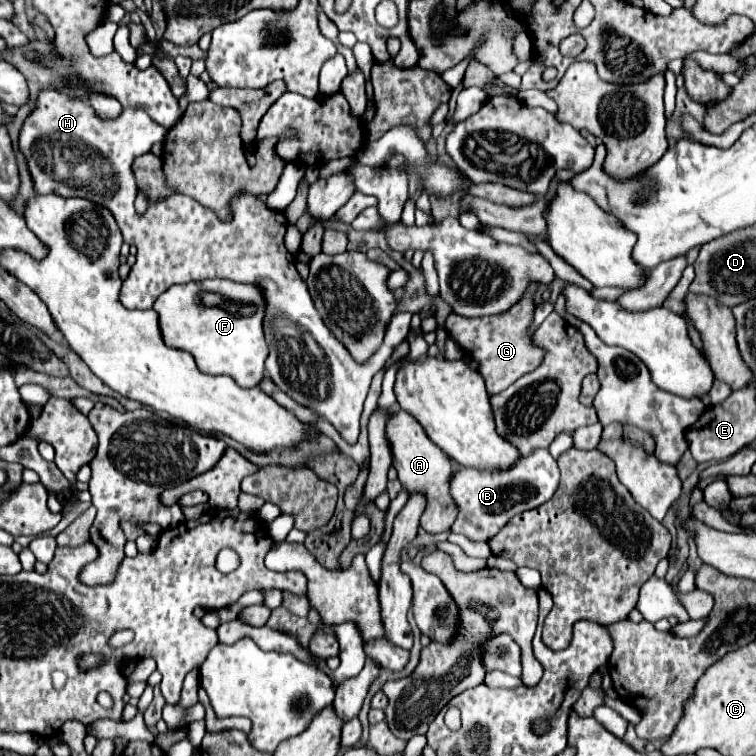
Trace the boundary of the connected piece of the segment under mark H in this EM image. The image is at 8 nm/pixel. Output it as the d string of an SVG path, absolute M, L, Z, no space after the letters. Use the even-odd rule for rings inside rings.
M59 83L59 85L47 85L39 91L35 107L27 115L19 131L19 151L27 159L27 169L31 173L35 193L39 195L59 193L63 197L77 195L111 209L123 233L125 243L131 243L137 247L137 261L131 267L131 273L123 281L123 289L121 289L121 303L127 309L151 309L155 299L161 293L165 293L171 285L189 283L189 281L219 277L219 279L229 279L235 283L251 283L251 285L261 287L263 297L267 301L267 317L263 319L263 331L265 331L265 341L269 347L269 357L265 361L265 369L269 377L281 391L285 391L299 405L305 405L309 409L313 407L313 411L317 411L331 425L335 425L341 437L353 445L359 437L359 417L363 413L363 403L365 403L371 379L383 367L383 363L393 353L393 349L407 337L411 329L411 313L395 315L389 323L389 333L385 333L385 339L381 347L375 351L375 355L365 363L357 363L351 357L351 353L345 349L345 345L331 333L331 329L327 329L327 325L323 323L323 317L315 309L313 299L307 291L307 285L301 279L299 271L295 269L295 257L291 257L283 245L287 219L281 211L269 209L263 201L259 201L251 193L237 193L229 201L231 221L221 221L213 213L213 209L203 207L191 197L171 195L155 205L149 205L147 213L139 217L133 205L137 197L137 189L135 189L135 177L131 173L131 163L135 161L135 157L147 153L153 147L153 143L165 141L165 137L167 137L167 129L163 129L163 125L147 117L147 113L143 113L141 109L123 109L117 119L101 119L97 117L93 107L87 103L83 89Z

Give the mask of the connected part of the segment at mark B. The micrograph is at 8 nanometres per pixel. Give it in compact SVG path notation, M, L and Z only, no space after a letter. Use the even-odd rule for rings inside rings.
M535 449L527 457L519 457L511 469L477 471L473 467L463 467L451 479L451 497L459 509L451 531L461 533L471 541L489 541L509 523L509 519L549 501L557 485L557 461L547 449Z

